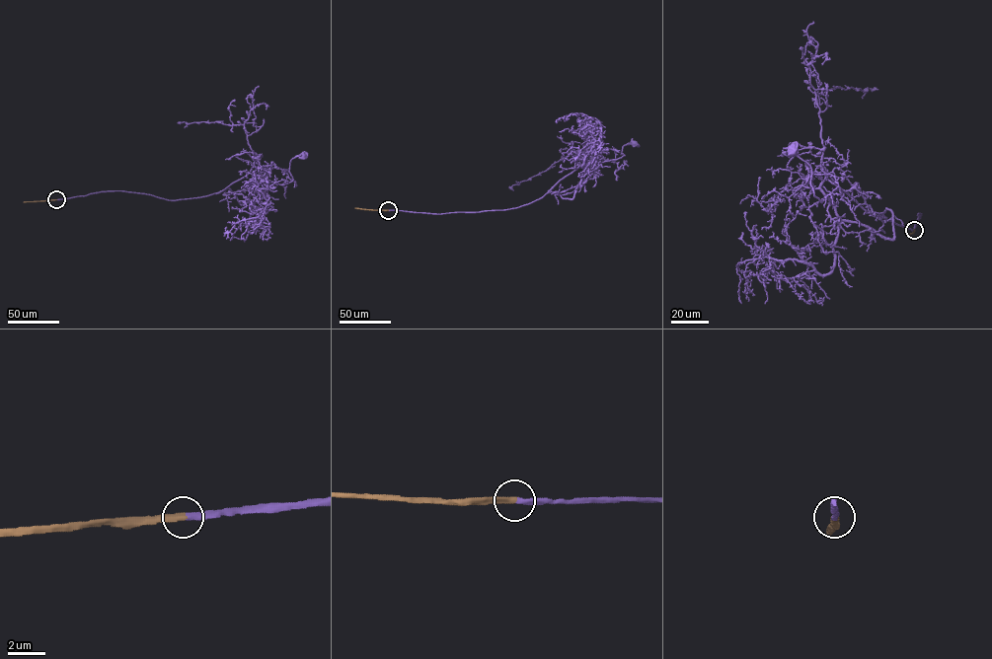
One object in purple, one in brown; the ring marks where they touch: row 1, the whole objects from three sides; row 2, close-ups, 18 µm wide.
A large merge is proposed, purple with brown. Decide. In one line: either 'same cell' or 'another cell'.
same cell

